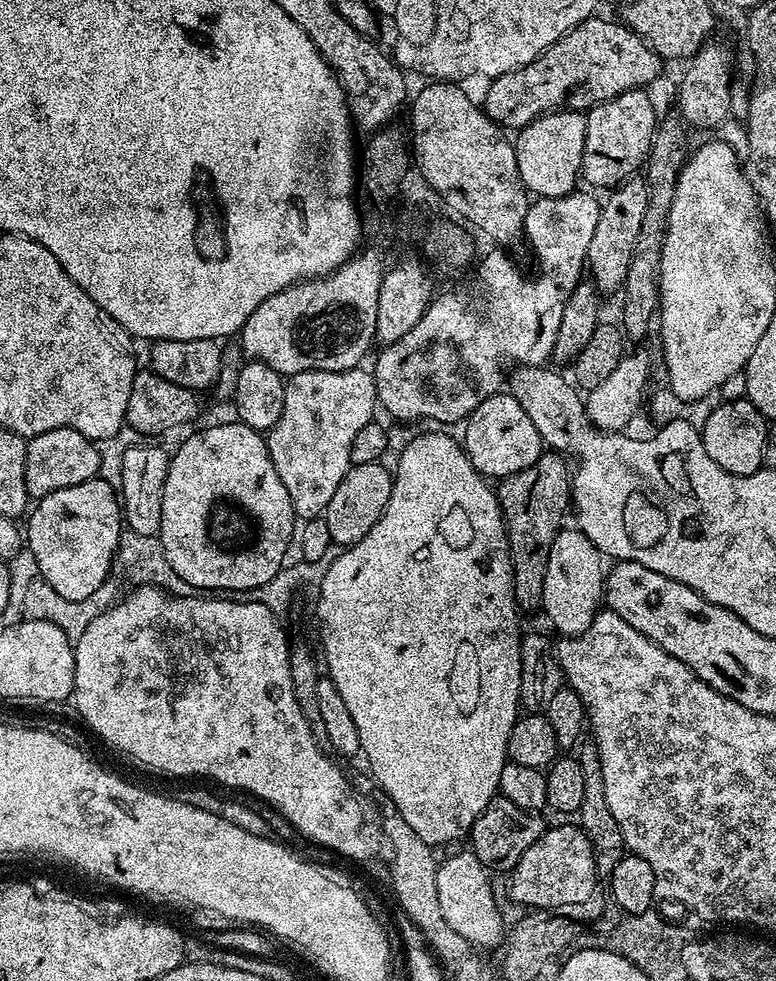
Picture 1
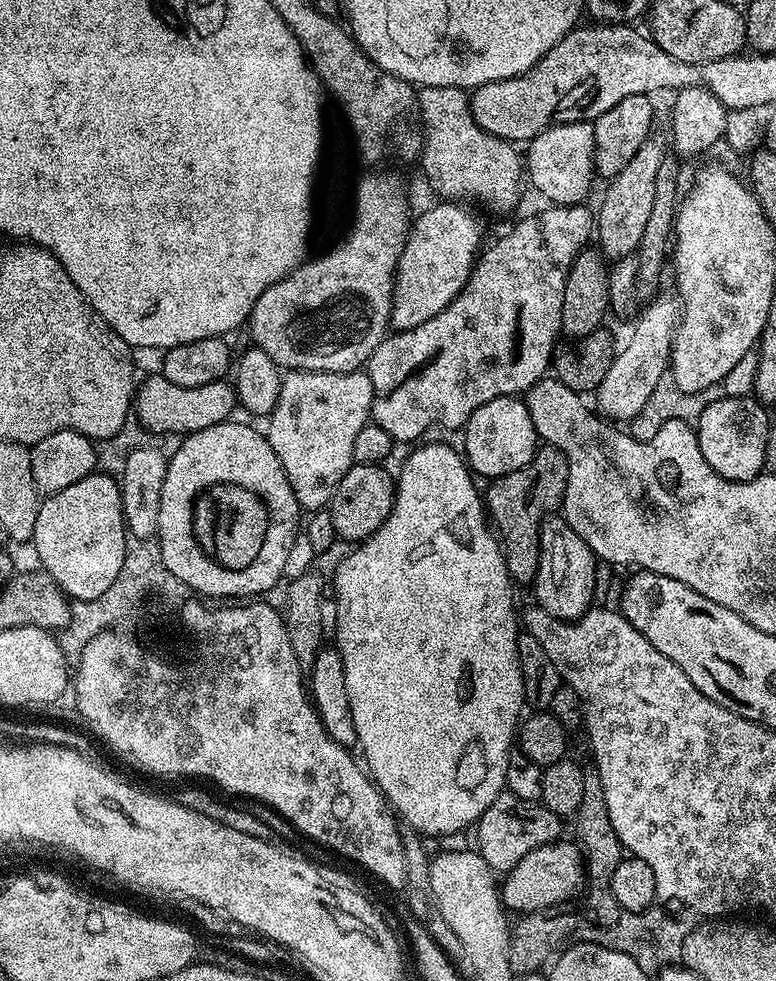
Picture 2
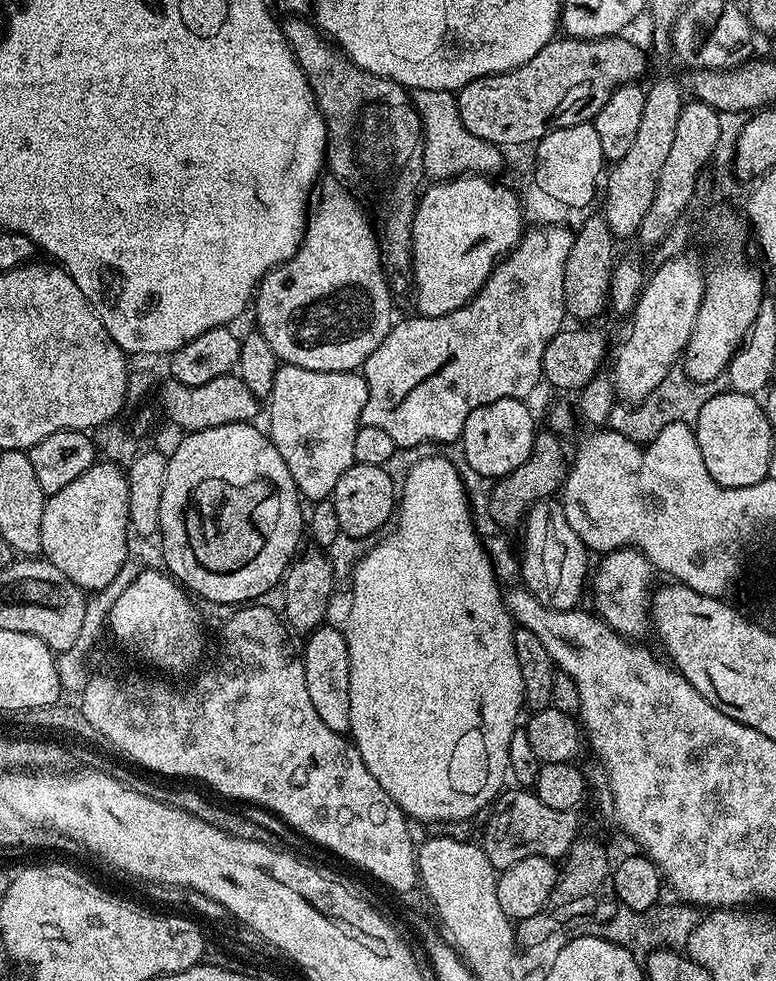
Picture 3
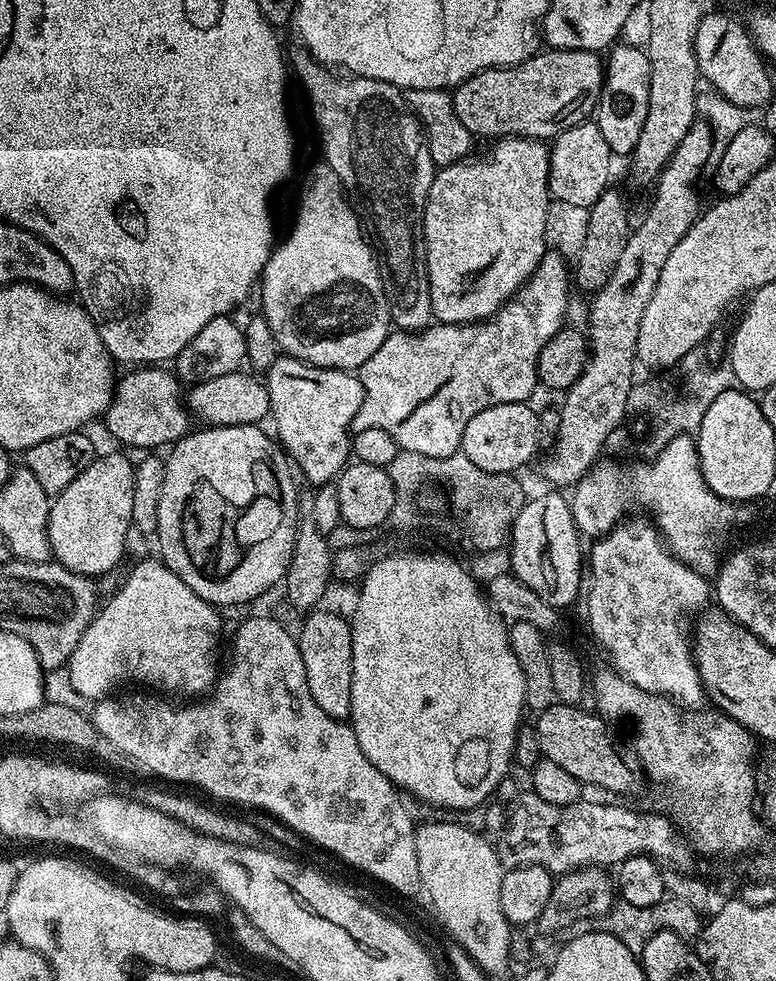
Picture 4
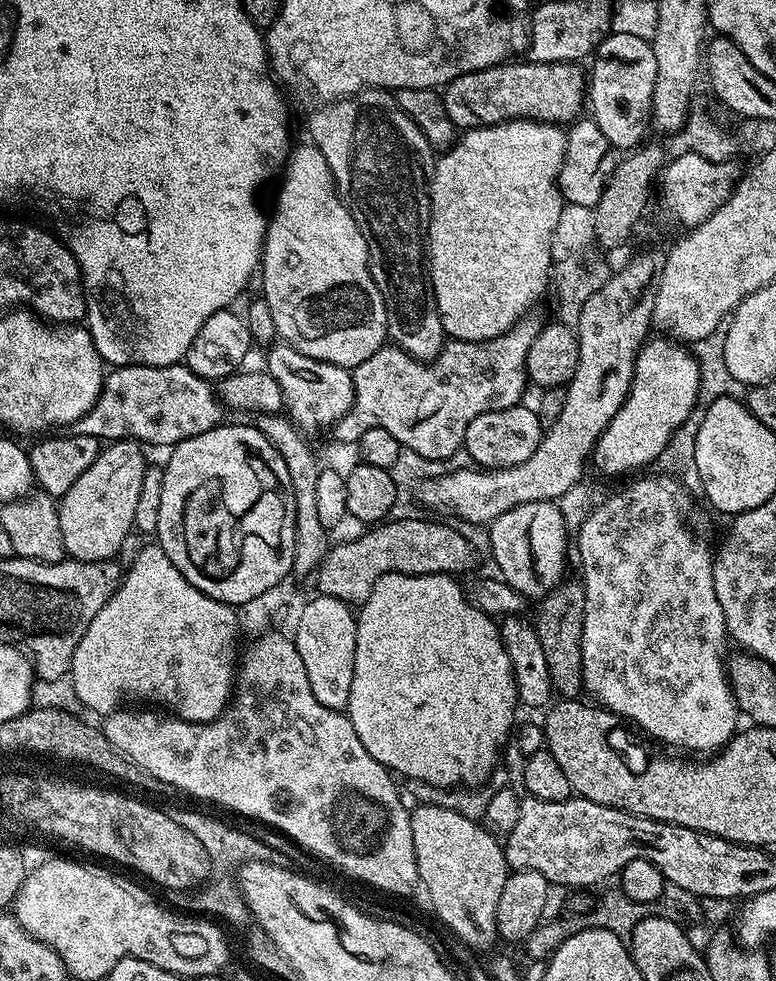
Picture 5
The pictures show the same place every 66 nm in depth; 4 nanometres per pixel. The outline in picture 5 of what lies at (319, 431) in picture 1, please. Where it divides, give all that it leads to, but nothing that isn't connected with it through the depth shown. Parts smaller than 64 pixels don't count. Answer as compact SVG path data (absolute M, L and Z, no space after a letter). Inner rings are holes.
M283 342L271 345L267 352L266 371L272 375L274 382L278 382L278 386L282 386L286 415L297 428L308 434L319 428L331 429L348 413L354 402L354 386L349 369L310 358Z

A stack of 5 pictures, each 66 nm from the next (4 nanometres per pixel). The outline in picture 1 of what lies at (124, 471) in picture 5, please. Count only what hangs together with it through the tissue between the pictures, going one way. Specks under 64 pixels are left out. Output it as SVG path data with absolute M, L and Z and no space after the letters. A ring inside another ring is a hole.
M97 478L66 486L66 490L54 490L54 494L35 501L27 520L26 548L33 552L42 578L62 598L87 598L110 580L108 571L113 571L122 529L122 504L117 489Z

